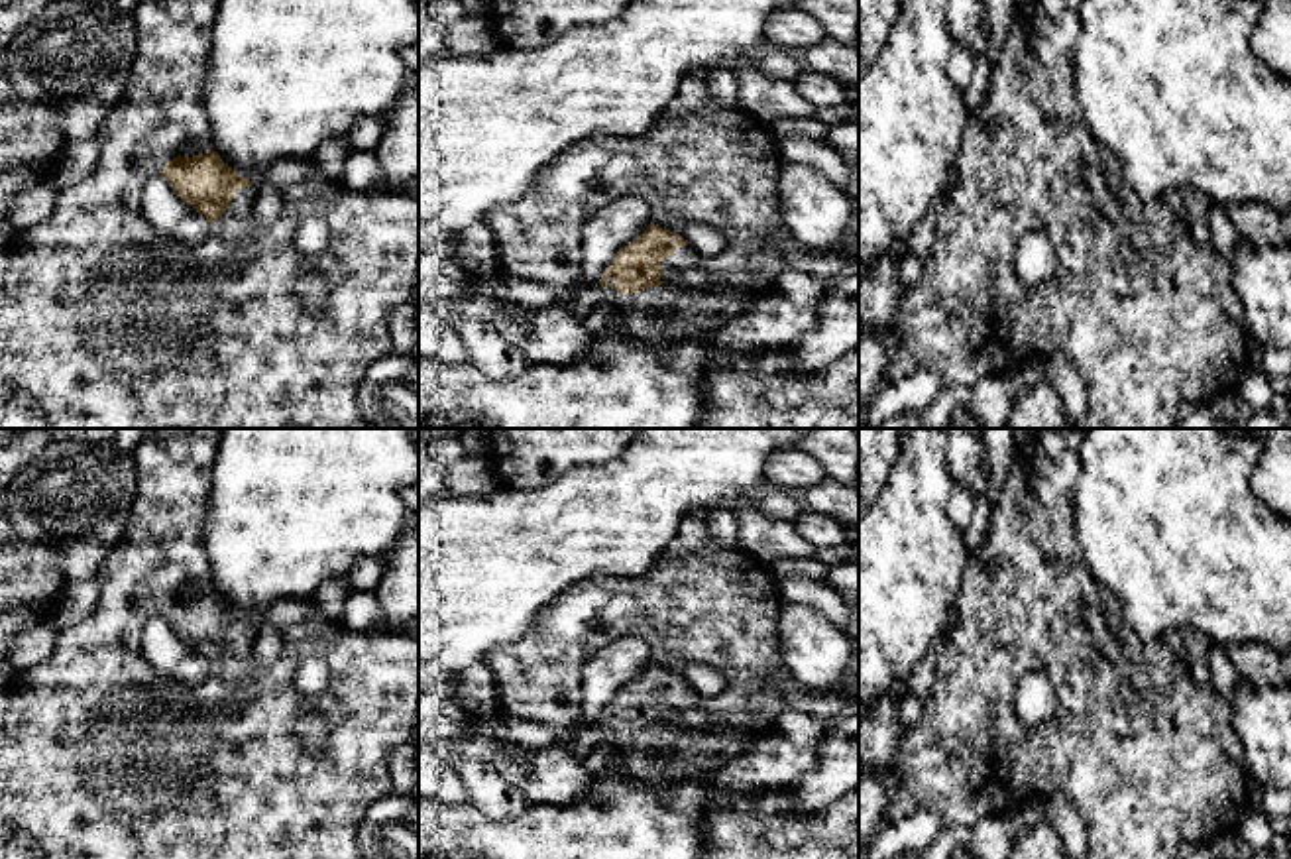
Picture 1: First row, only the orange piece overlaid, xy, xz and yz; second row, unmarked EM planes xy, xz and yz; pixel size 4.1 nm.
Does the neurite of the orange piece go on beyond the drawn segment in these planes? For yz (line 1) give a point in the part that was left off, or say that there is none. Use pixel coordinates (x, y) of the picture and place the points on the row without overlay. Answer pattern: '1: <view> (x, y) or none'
1: none

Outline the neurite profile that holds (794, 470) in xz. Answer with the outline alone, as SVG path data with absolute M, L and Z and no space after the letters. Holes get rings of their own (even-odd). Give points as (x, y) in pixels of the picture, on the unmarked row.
M800 448L772 452L764 464L766 487L780 487L794 493L821 484L827 478L821 464Z

